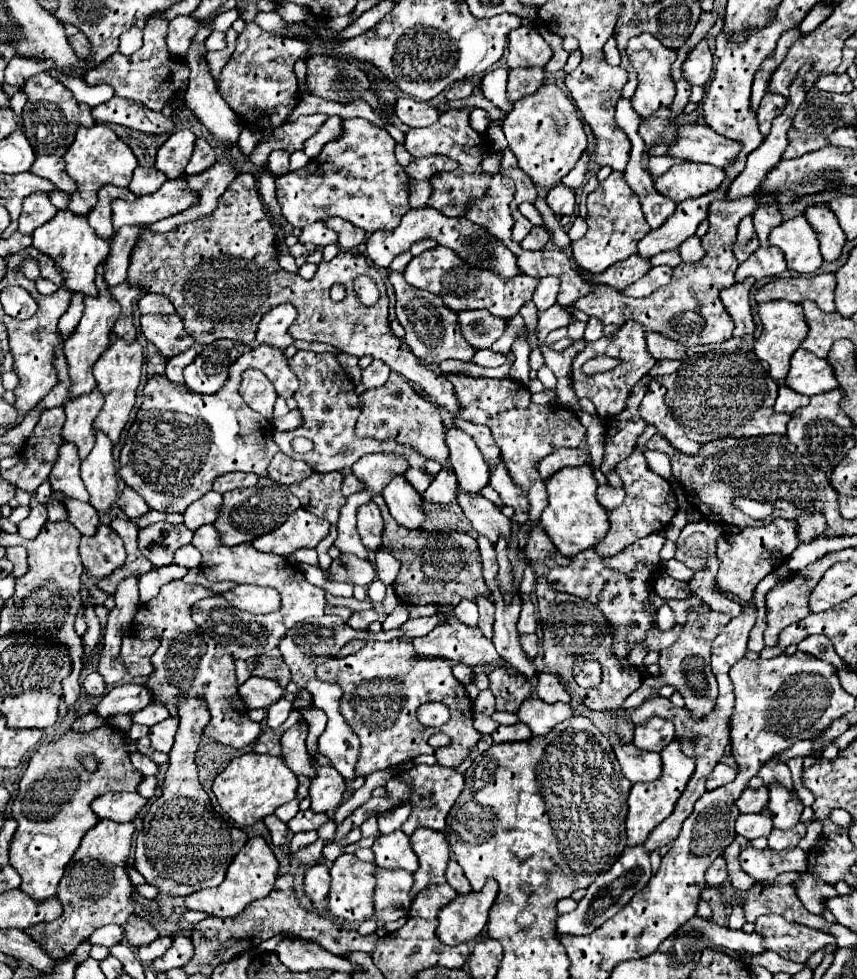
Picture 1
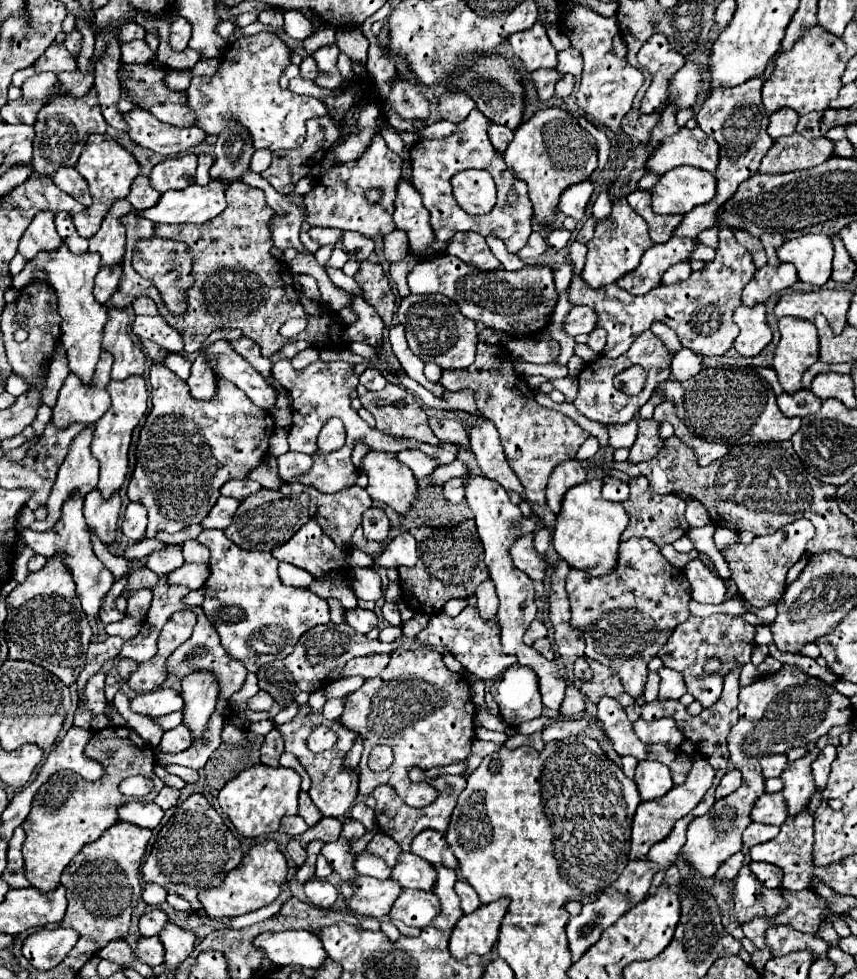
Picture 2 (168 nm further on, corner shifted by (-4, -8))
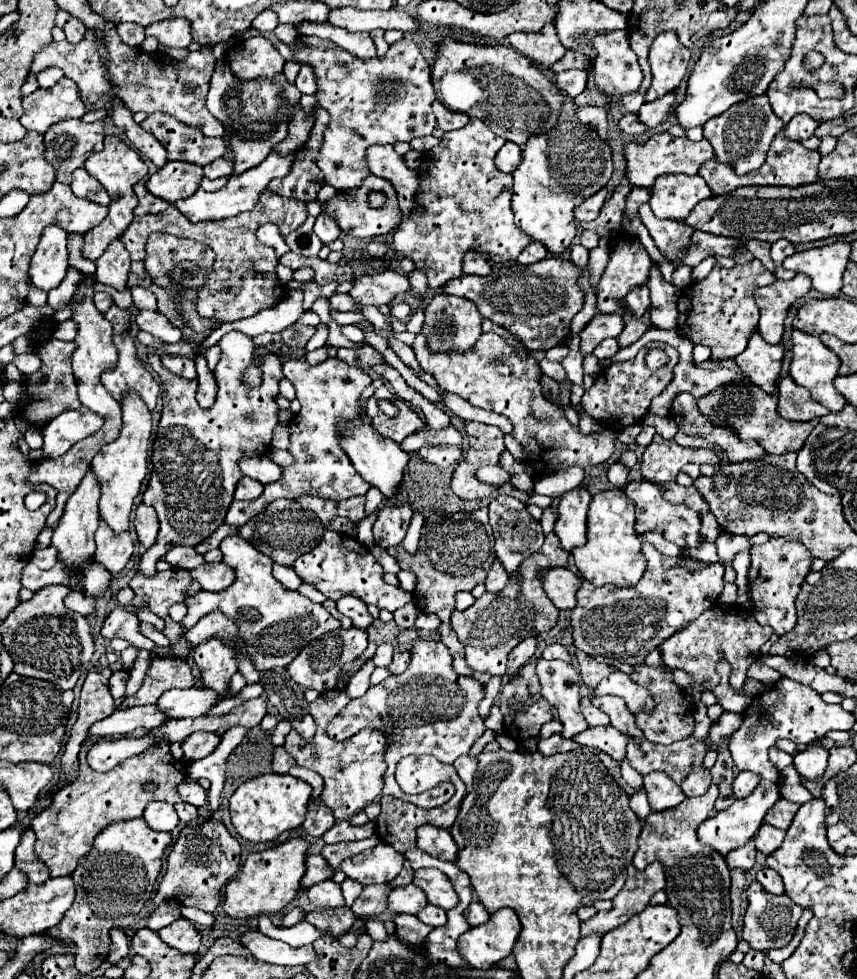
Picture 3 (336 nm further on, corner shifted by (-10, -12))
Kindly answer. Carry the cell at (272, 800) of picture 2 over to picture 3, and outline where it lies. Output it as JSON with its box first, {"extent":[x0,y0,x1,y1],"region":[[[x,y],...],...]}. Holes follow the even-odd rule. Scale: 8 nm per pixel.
{"extent":[229,773,311,843],"region":[[[267,773],[255,777],[251,781],[245,781],[229,799],[233,827],[243,839],[253,843],[275,841],[281,833],[303,825],[309,797],[311,797],[311,785],[291,775]]]}

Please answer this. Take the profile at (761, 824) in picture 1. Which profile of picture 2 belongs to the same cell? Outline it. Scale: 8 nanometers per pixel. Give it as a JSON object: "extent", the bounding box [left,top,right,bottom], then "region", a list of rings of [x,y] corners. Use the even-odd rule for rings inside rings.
{"extent":[743,823,779,847],"region":[[[751,823],[745,833],[743,833],[743,845],[745,847],[753,847],[765,841],[771,841],[773,837],[777,837],[779,827],[775,825],[763,825],[763,823]]]}

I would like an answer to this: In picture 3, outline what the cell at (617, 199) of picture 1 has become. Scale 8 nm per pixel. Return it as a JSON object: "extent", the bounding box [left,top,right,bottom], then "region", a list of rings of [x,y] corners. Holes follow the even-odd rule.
{"extent":[597,237,653,313],"region":[[[621,237],[619,241],[615,241],[611,245],[611,253],[609,253],[609,265],[599,281],[599,293],[597,293],[597,309],[599,313],[617,313],[621,309],[621,301],[625,299],[625,295],[647,283],[647,275],[649,275],[649,265],[653,265],[649,253],[645,251],[645,247],[639,243],[637,237]]]}

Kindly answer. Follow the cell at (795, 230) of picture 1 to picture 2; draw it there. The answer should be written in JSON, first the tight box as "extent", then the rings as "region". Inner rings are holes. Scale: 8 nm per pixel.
{"extent":[777,233,833,287],"region":[[[805,233],[801,237],[785,241],[777,249],[777,257],[781,261],[793,263],[797,267],[799,279],[805,283],[821,287],[831,277],[833,245],[827,235]]]}

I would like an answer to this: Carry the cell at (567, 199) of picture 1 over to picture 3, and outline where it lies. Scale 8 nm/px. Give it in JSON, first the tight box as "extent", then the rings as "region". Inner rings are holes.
{"extent":[575,187,607,223],"region":[[[603,187],[603,189],[597,191],[593,197],[585,199],[585,201],[581,203],[581,207],[575,209],[575,219],[577,219],[579,223],[581,223],[581,221],[593,221],[593,219],[597,219],[599,211],[601,211],[601,207],[603,207],[603,203],[605,203],[605,199],[607,199],[607,189]]]}

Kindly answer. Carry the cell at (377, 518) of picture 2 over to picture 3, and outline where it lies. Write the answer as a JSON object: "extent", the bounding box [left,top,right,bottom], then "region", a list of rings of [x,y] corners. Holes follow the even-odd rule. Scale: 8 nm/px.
{"extent":[373,503,411,547],"region":[[[409,503],[401,505],[387,505],[377,513],[377,521],[373,525],[375,543],[379,547],[393,547],[399,545],[407,533],[411,521],[411,507]]]}

